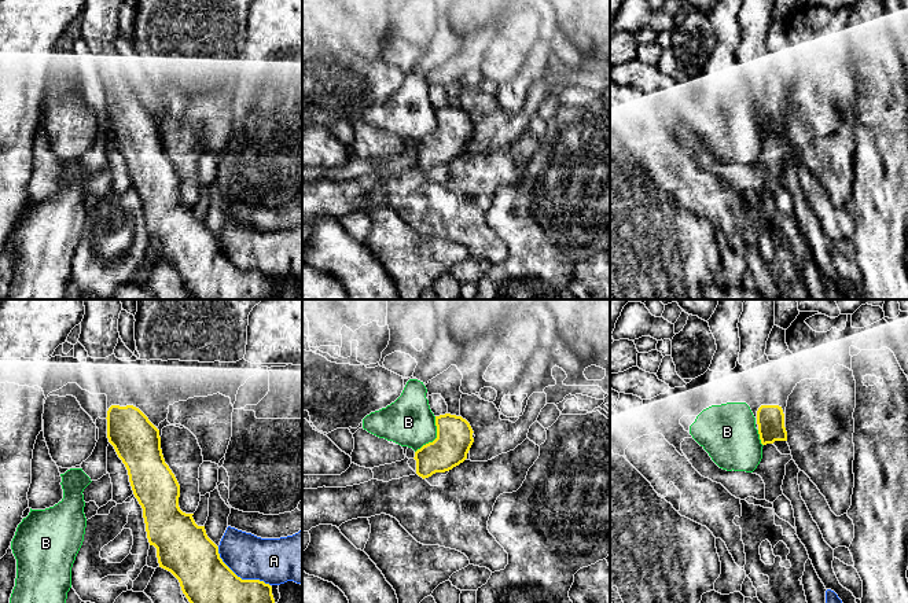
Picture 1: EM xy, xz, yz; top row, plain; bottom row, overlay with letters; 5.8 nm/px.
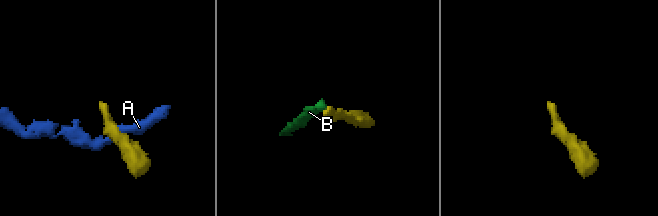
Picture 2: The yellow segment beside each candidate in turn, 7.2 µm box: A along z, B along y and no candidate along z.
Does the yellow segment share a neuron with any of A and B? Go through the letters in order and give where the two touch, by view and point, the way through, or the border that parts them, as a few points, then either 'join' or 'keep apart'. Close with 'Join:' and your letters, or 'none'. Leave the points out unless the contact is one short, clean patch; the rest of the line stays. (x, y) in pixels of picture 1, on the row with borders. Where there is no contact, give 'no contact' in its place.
A: xy (239, 577) | keep apart
B: xz (437, 437) | along xz (436, 416), (436, 437), (415, 452) | keep apart
Join: none

